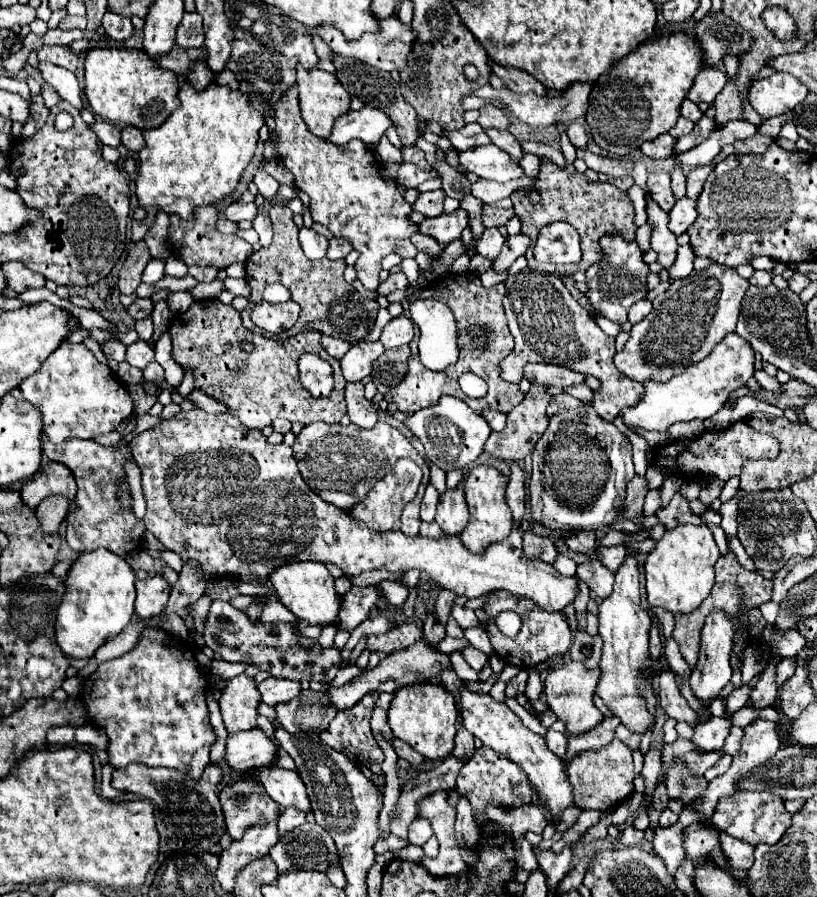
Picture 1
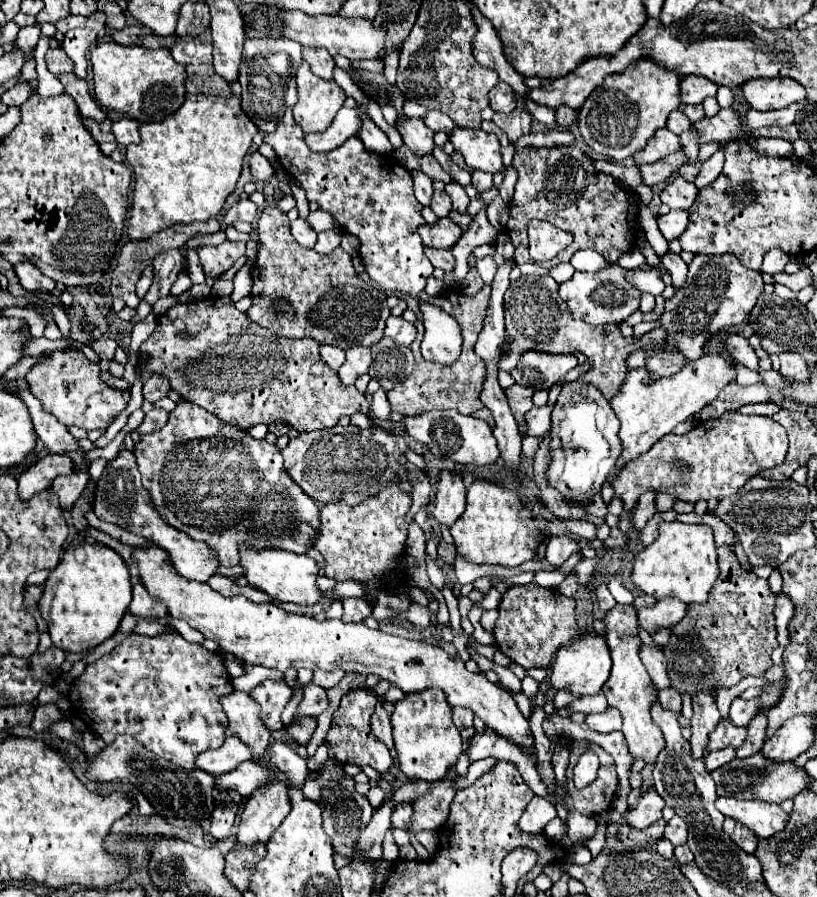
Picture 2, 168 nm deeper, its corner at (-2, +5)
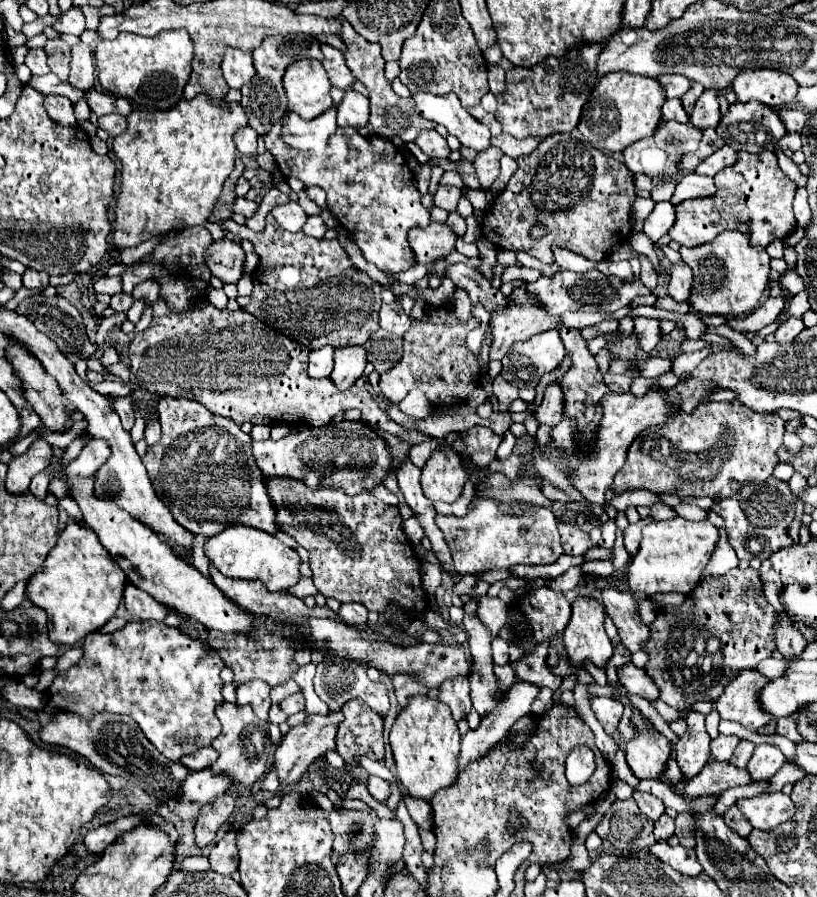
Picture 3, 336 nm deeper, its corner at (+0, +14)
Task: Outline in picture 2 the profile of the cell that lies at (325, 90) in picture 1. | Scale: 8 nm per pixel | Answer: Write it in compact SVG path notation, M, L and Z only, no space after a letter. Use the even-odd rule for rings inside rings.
M301 63L297 73L297 103L293 117L305 133L319 133L329 127L337 111L343 107L345 93L337 83L317 77L307 63Z

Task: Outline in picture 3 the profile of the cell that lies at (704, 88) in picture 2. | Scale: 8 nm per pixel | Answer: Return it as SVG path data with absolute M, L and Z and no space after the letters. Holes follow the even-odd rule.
M665 74L659 78L659 82L665 86L667 98L681 98L691 88L691 82L679 74Z

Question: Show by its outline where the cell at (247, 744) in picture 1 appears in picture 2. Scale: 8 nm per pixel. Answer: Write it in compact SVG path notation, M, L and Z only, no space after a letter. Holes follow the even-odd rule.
M229 737L219 749L199 753L195 759L195 767L199 767L209 775L223 775L249 759L251 759L249 747L245 747L245 743L241 743L239 739Z

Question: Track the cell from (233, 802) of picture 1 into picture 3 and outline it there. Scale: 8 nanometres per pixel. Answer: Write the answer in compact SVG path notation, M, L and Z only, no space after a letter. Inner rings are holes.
M223 794L201 806L197 824L195 824L195 842L199 848L207 846L215 838L217 828L225 824L225 820L231 816L233 808L235 808L235 802L233 802L231 794Z

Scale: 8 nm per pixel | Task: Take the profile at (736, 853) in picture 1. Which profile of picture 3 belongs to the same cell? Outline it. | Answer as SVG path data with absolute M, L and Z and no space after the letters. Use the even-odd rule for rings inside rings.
M733 804L727 812L725 812L725 824L731 828L731 830L735 830L739 836L743 836L743 838L747 838L749 834L751 834L751 824L747 822L747 818L743 818L743 814L741 814L741 810Z

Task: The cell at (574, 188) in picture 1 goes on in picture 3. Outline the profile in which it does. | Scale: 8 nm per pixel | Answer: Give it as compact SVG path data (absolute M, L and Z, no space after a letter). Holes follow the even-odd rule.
M551 134L551 138L545 138L535 152L519 156L517 164L519 164L517 172L511 176L507 188L495 198L483 222L483 236L495 246L505 250L525 250L543 264L551 264L553 244L583 254L589 260L605 260L617 244L629 238L631 206L637 196L635 180L633 174L627 170L627 166L615 160L611 154L593 148L589 142L577 140L571 134ZM535 222L549 226L551 234L547 240L531 240L529 226L533 226Z

